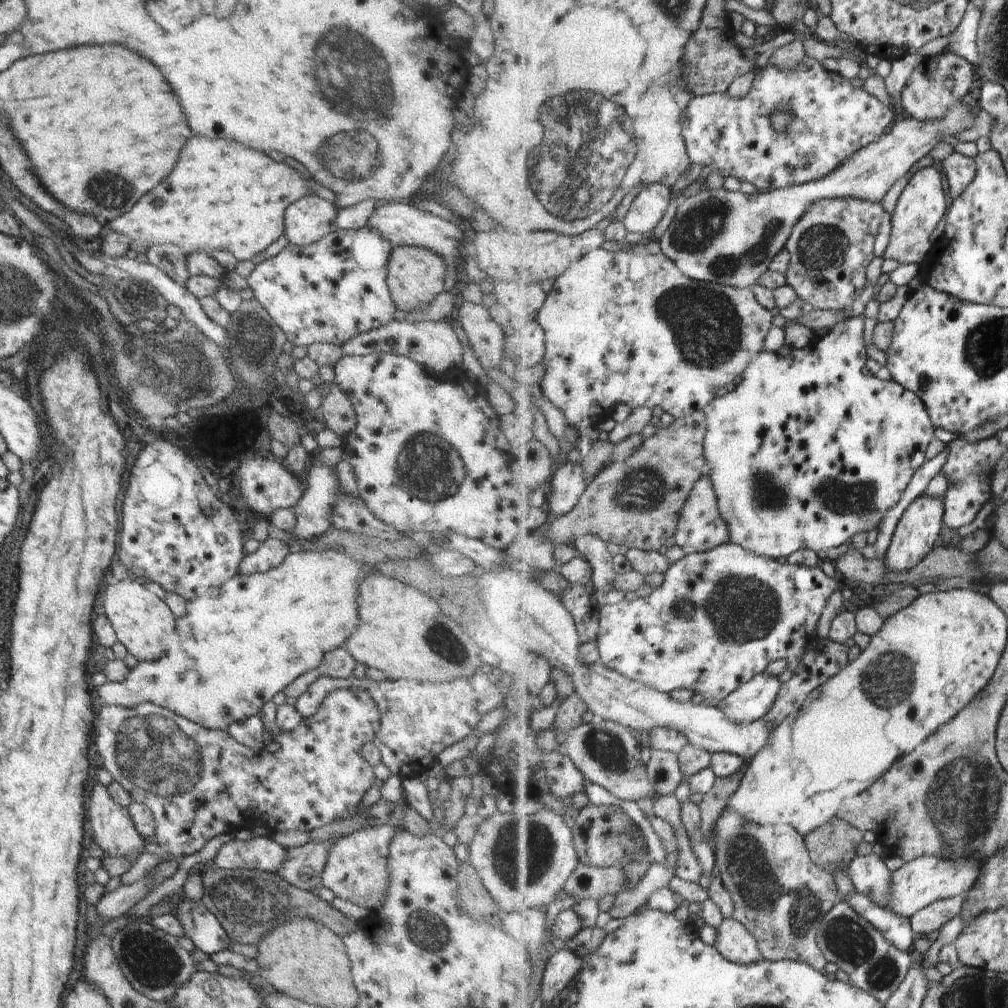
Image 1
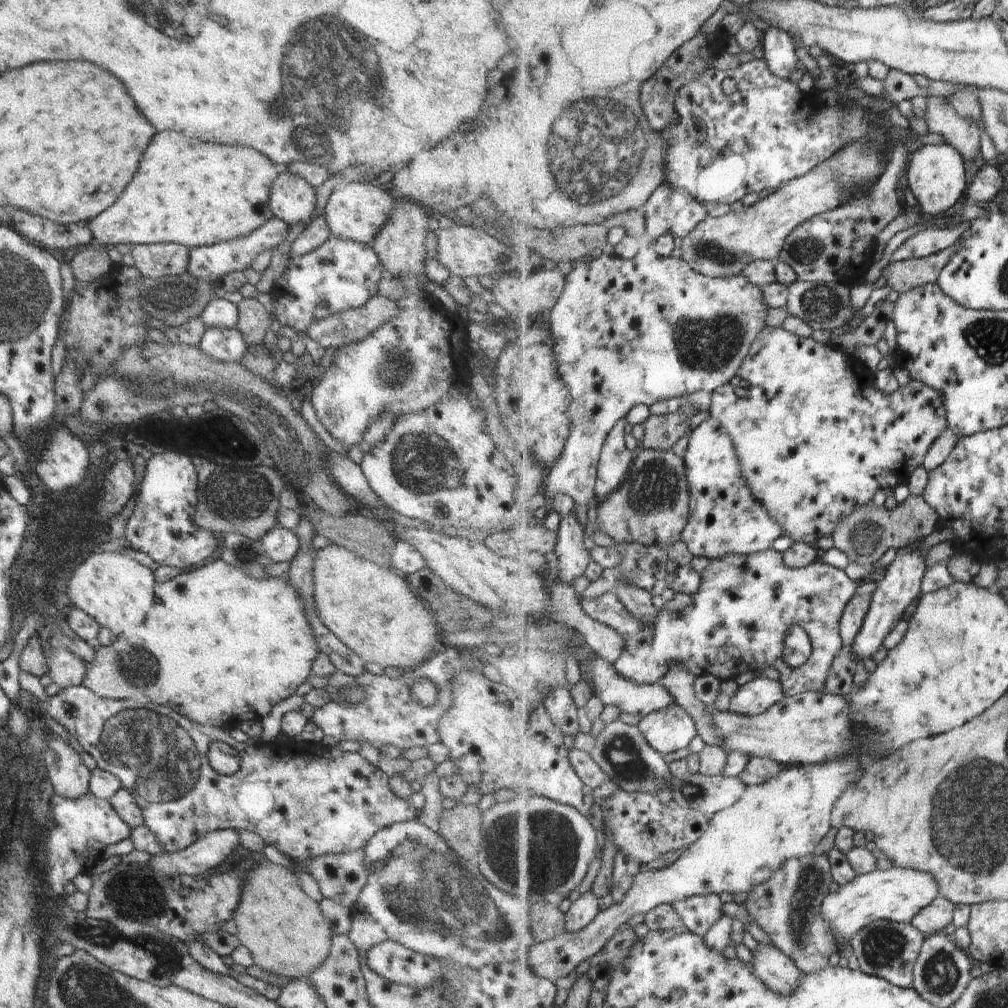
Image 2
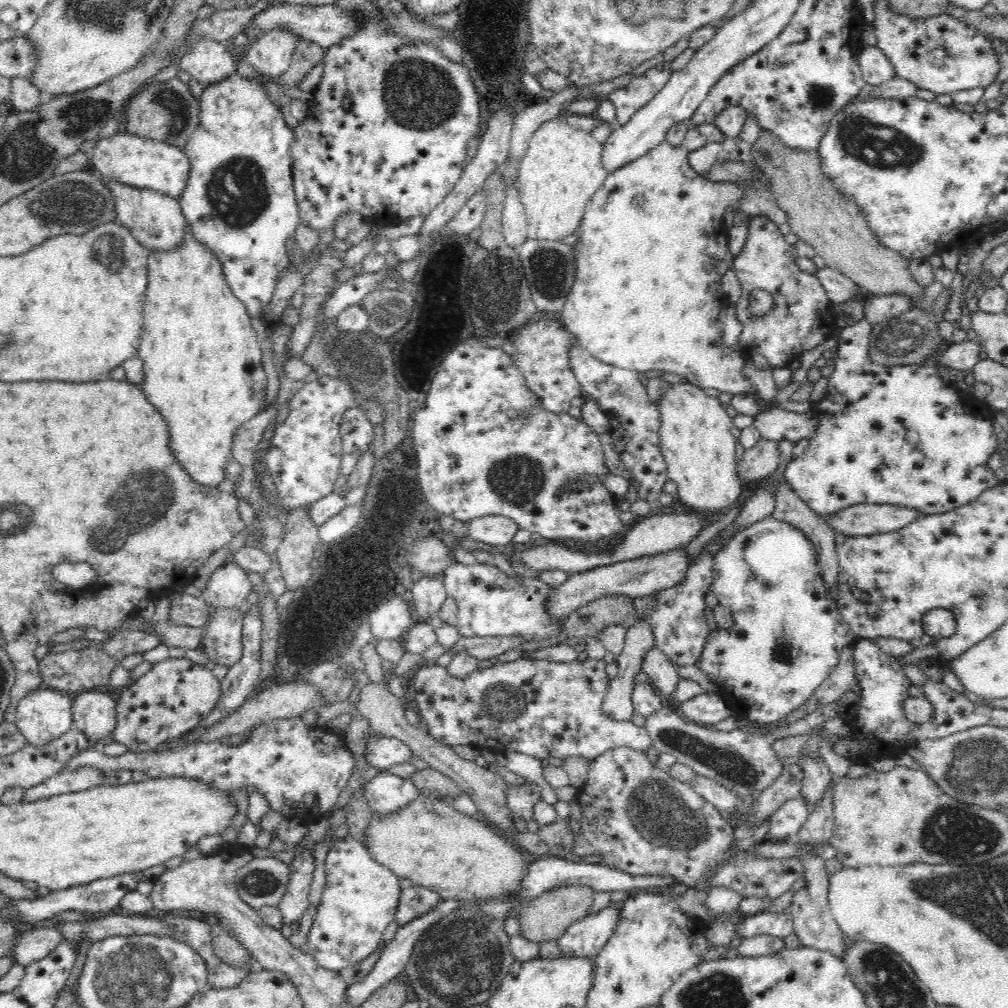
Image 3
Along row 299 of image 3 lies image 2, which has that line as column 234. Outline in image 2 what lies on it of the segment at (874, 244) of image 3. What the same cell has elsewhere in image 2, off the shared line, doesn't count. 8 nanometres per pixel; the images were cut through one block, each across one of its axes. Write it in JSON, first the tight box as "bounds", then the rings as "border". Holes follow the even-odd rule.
{"bounds":[233,859,333,981],"border":[[[266,859],[259,863],[247,865],[245,868],[248,869],[248,876],[244,878],[240,902],[238,902],[238,908],[233,914],[240,945],[245,946],[250,951],[254,964],[264,971],[284,976],[290,981],[310,976],[328,958],[331,936],[333,935],[327,921],[322,916],[322,912],[320,912],[319,903],[304,892],[298,874],[286,867]]]}

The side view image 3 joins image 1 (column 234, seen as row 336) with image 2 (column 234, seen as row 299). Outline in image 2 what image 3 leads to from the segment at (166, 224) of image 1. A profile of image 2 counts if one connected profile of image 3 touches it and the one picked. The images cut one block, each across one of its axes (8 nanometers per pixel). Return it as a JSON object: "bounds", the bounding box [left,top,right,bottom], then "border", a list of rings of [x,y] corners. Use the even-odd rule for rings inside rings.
{"bounds":[88,132,278,248],"border":[[[158,132],[140,160],[138,172],[118,200],[90,220],[88,228],[100,244],[176,243],[186,248],[218,244],[248,236],[273,217],[269,207],[270,186],[278,171],[273,162],[254,148],[224,145],[184,136],[180,132]]]}

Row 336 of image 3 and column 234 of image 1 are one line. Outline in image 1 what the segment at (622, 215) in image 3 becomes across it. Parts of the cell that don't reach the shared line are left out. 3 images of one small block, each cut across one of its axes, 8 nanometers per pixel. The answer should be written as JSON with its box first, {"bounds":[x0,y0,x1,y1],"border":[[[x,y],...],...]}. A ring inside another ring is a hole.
{"bounds":[97,549,378,732],"border":[[[336,549],[318,552],[293,550],[280,566],[272,570],[263,573],[252,573],[251,575],[238,572],[236,576],[233,576],[228,582],[225,582],[218,588],[211,588],[210,591],[205,592],[202,596],[197,597],[193,601],[188,601],[188,615],[182,618],[176,617],[175,620],[178,638],[170,640],[170,644],[168,644],[168,648],[166,648],[162,658],[159,658],[157,661],[148,662],[148,666],[146,666],[146,662],[140,662],[132,672],[128,673],[124,682],[115,683],[110,681],[97,687],[97,700],[106,705],[124,707],[125,709],[132,709],[140,703],[152,703],[157,707],[168,709],[170,712],[176,713],[178,716],[184,717],[204,728],[227,732],[228,727],[233,722],[256,717],[256,714],[260,712],[260,708],[264,706],[264,703],[273,700],[278,693],[282,693],[282,690],[290,682],[296,680],[298,676],[302,676],[304,672],[316,670],[320,666],[324,654],[335,648],[342,647],[348,640],[348,637],[357,631],[360,624],[360,617],[357,613],[358,587],[364,577],[378,572],[375,566],[351,559],[344,551]]]}

